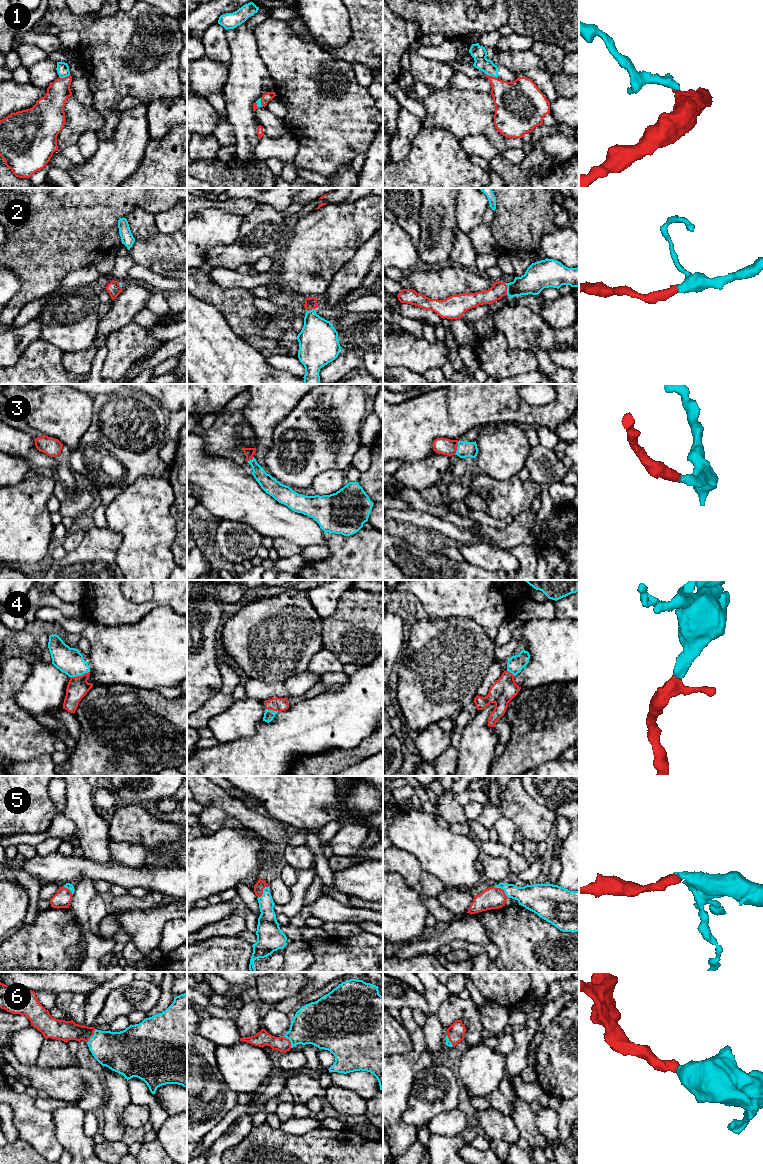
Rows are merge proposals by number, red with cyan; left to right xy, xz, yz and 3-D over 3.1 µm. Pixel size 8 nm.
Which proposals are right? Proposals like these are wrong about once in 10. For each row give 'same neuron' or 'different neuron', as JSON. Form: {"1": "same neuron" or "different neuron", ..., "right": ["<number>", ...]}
{"1": "different neuron", "2": "same neuron", "3": "same neuron", "4": "same neuron", "5": "same neuron", "6": "same neuron", "right": ["2", "3", "4", "5", "6"]}

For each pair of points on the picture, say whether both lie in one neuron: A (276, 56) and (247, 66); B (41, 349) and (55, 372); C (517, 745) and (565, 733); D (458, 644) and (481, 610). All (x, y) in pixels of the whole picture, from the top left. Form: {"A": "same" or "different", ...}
{"A": "different", "B": "same", "C": "same", "D": "different"}

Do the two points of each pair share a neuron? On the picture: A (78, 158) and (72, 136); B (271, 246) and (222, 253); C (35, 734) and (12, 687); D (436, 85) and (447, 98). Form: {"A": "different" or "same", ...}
{"A": "different", "B": "same", "C": "same", "D": "different"}

